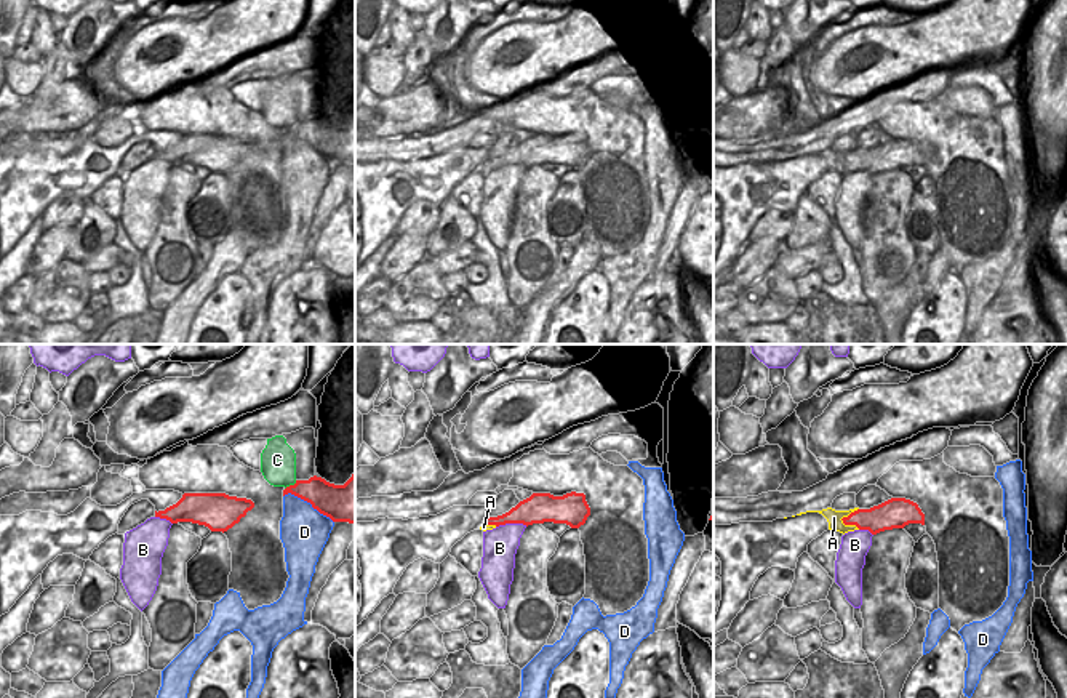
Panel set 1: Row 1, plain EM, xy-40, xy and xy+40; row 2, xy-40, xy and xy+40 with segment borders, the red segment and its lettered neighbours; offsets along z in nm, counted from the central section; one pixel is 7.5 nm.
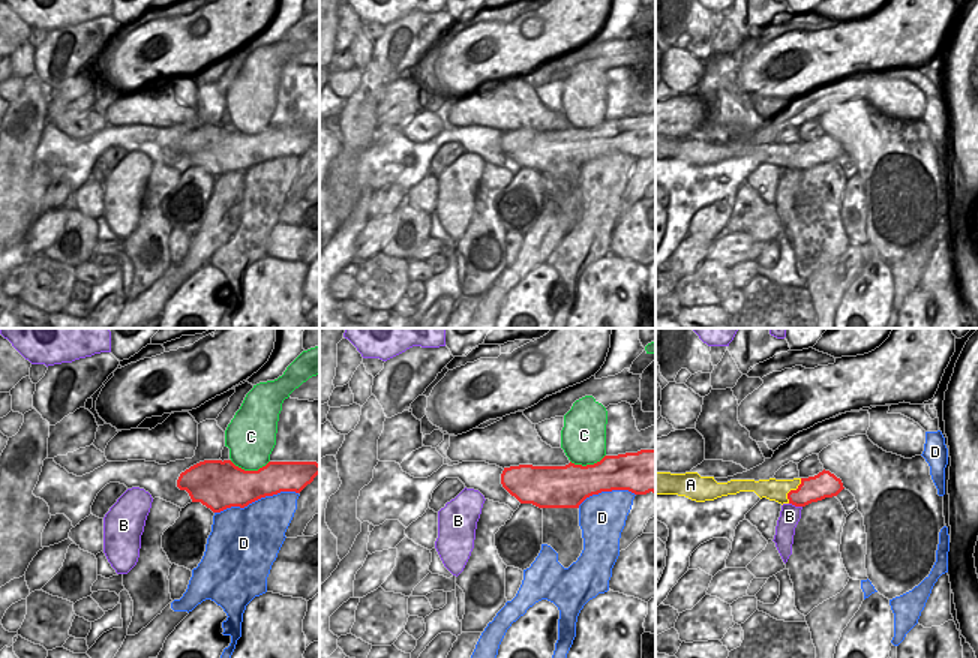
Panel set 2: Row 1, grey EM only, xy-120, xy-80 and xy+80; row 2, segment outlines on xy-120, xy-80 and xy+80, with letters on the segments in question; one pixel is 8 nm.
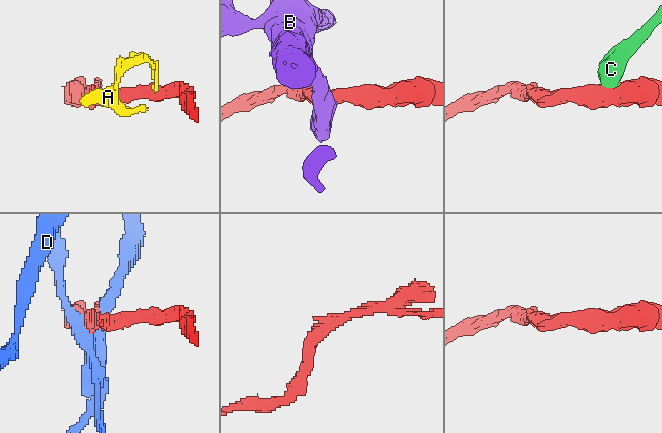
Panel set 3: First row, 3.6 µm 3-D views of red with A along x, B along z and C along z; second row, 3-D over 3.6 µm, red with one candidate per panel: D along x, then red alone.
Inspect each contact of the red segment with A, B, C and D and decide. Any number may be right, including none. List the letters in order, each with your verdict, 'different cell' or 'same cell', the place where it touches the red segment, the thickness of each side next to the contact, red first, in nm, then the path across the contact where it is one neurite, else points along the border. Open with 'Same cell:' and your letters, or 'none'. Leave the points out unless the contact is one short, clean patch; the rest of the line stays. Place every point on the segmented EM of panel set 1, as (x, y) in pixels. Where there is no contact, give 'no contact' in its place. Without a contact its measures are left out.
Same cell: none
A: different cell | xy+40 (848, 516) | 200/120 nm | along xy+40 (858, 508), (842, 519), (845, 525)
B: different cell | xy (511, 522) | 220/260 nm | along xy (527, 525), (499, 524), (496, 527)
C: different cell | xy-40 (290, 485) | 220/260 nm | along xy-40 (296, 481), (285, 489)
D: different cell | xy-40 (309, 501) | 280/360 nm

